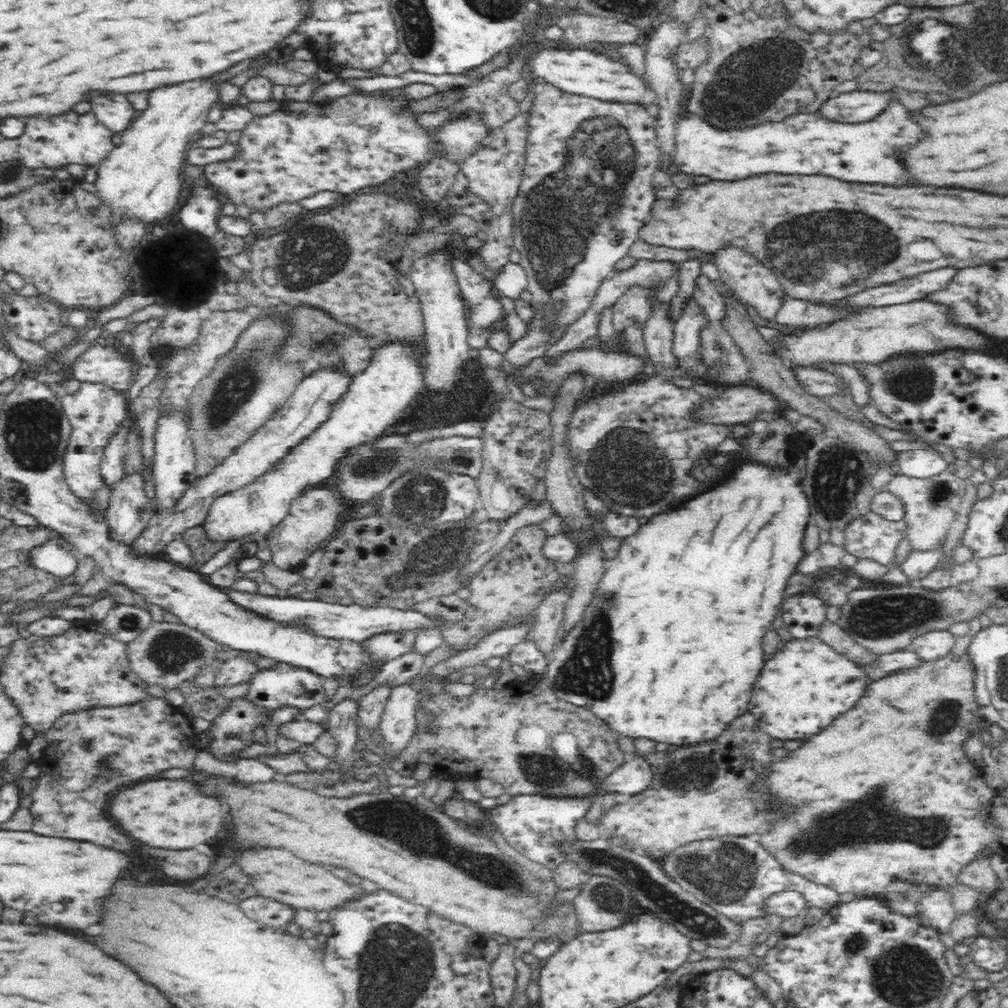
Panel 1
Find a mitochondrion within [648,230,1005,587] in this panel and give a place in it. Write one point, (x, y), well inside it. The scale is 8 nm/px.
(839, 478)

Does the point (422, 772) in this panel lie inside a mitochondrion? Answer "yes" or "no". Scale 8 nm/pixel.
no

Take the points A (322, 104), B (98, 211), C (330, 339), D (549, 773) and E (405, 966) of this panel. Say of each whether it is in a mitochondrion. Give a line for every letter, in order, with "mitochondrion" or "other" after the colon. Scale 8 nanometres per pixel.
A: other
B: other
C: mitochondrion
D: mitochondrion
E: mitochondrion

